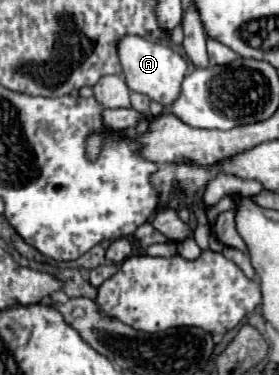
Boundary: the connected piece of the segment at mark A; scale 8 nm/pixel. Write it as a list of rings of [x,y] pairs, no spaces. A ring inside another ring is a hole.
[[[125,36],[119,42],[119,60],[123,66],[125,82],[133,92],[149,96],[153,102],[159,102],[165,108],[171,108],[173,100],[181,94],[181,80],[187,74],[187,60],[177,54],[173,48],[159,44],[159,42],[149,42],[141,36]]]

